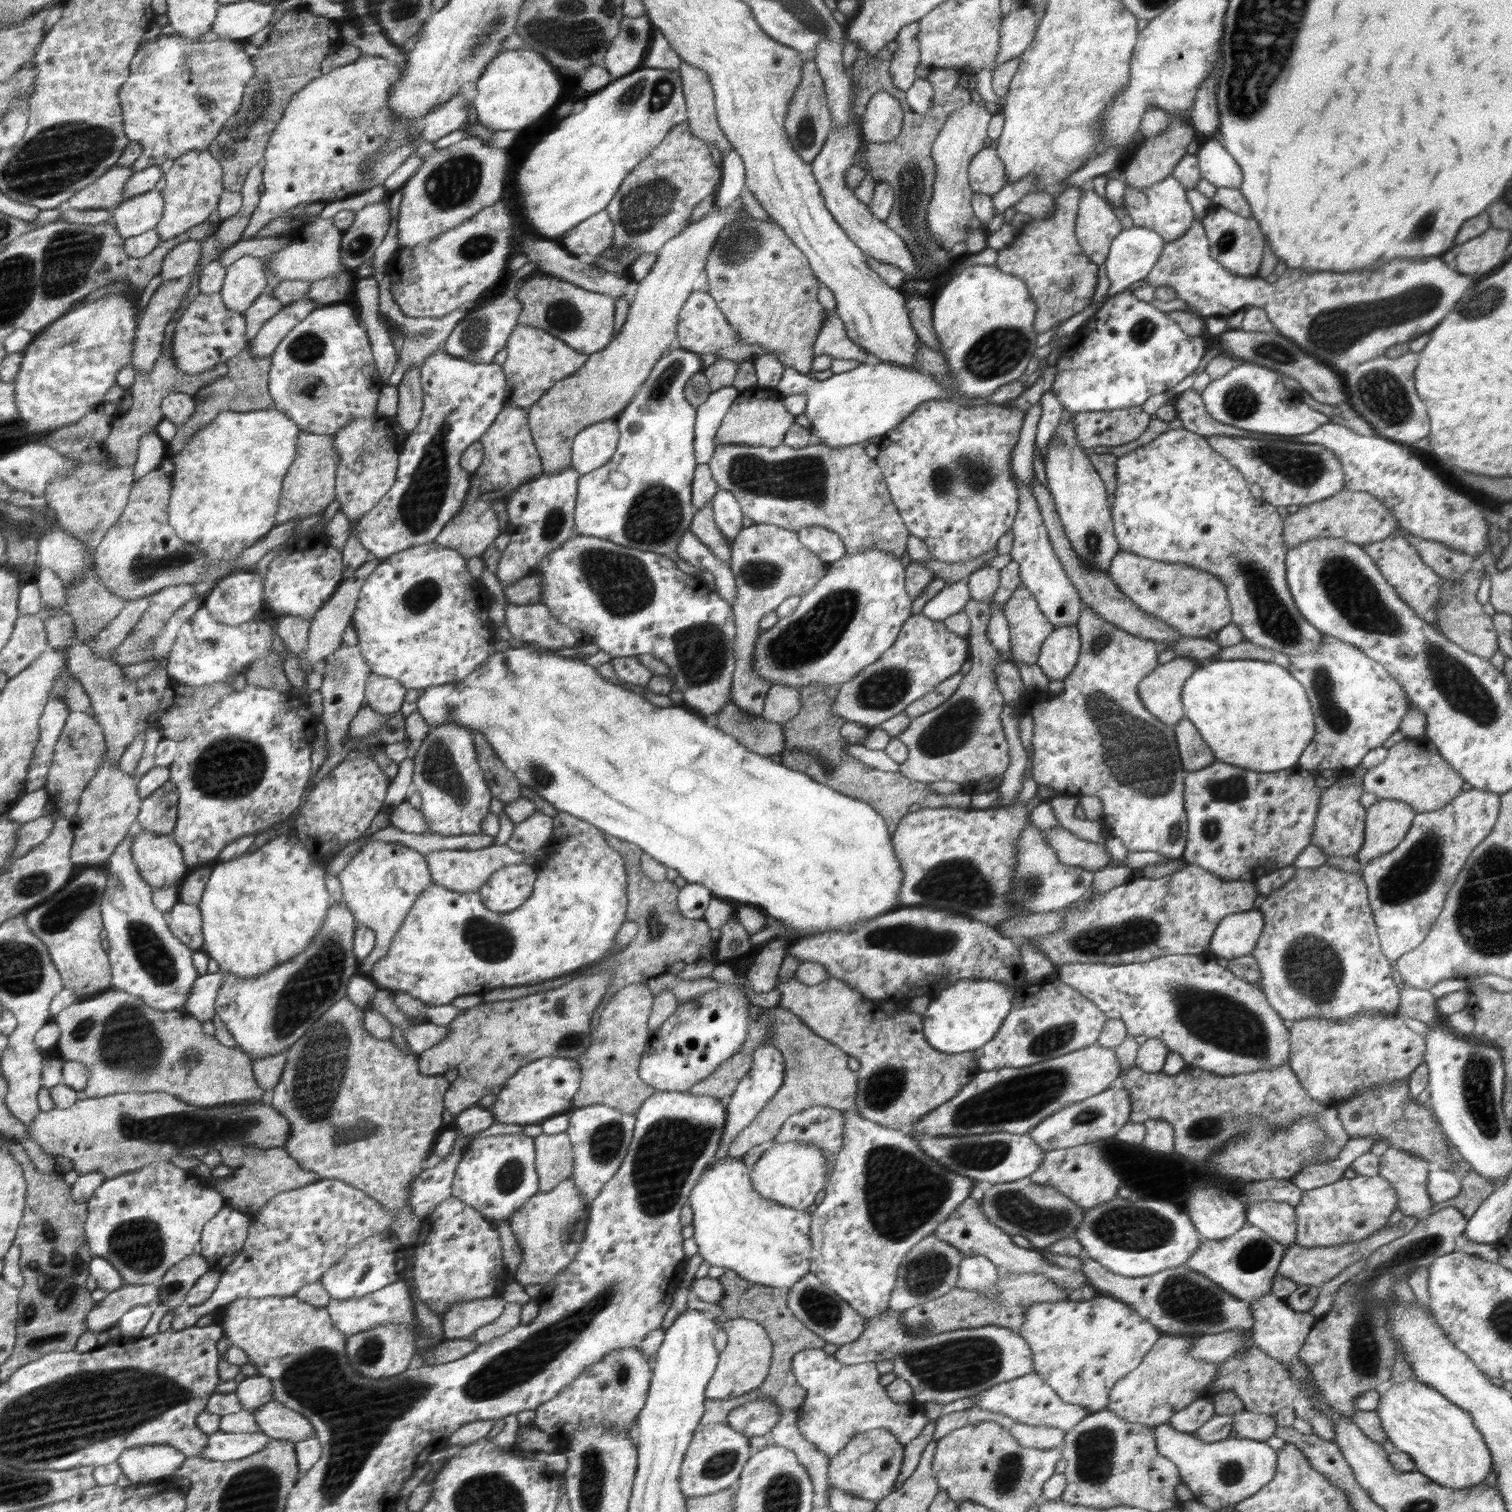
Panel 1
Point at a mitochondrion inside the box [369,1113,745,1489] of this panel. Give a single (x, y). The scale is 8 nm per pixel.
(530, 1357)

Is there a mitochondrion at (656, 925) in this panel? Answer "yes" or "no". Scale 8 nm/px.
yes

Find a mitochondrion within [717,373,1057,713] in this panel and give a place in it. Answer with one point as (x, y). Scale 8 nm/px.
(809, 637)

